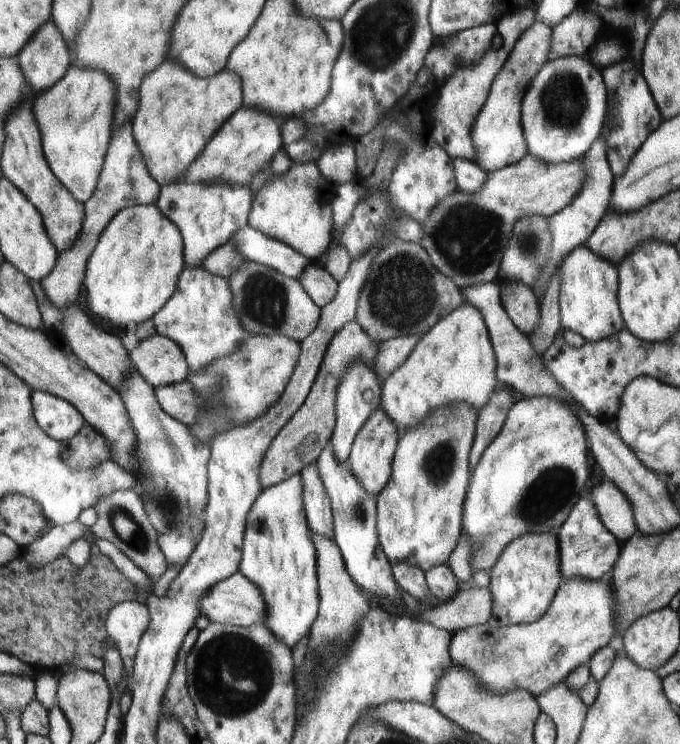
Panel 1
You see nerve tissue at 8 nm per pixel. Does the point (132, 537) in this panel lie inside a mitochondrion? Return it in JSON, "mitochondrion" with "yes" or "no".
{"mitochondrion":"yes"}

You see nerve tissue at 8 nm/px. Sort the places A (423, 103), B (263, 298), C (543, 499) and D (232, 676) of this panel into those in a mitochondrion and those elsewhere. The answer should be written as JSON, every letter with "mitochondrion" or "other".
{"A":"other","B":"mitochondrion","C":"mitochondrion","D":"mitochondrion"}

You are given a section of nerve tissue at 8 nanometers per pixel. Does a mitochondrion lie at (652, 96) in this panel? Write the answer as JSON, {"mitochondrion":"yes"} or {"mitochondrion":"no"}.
{"mitochondrion":"no"}

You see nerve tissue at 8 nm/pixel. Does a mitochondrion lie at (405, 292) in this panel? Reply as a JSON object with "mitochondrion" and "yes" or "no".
{"mitochondrion":"yes"}

